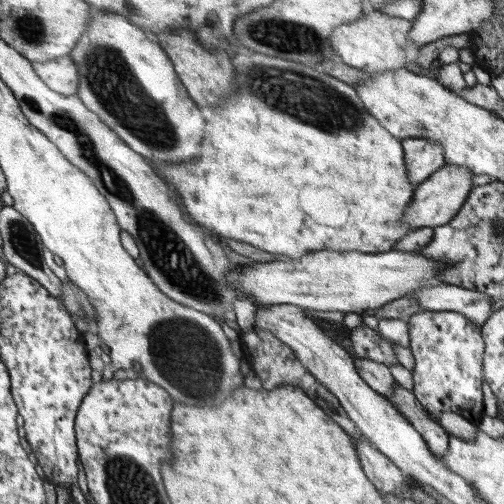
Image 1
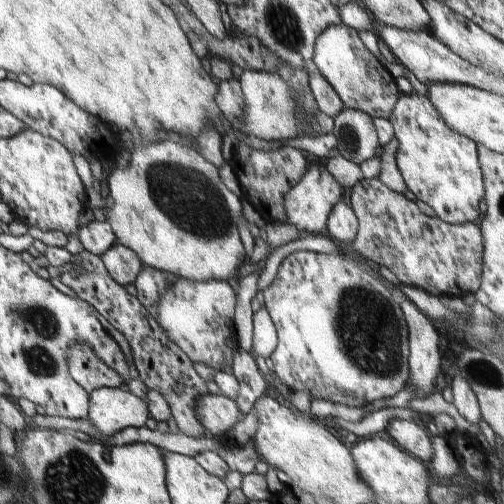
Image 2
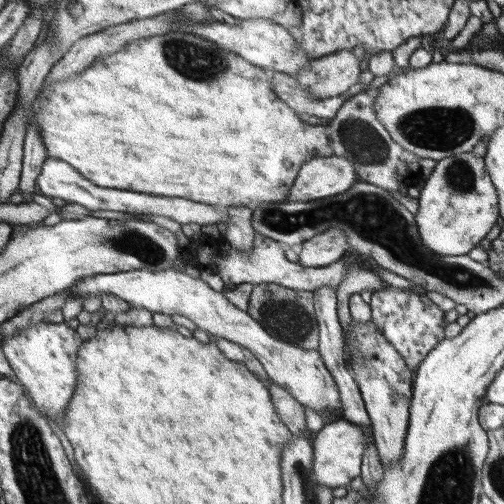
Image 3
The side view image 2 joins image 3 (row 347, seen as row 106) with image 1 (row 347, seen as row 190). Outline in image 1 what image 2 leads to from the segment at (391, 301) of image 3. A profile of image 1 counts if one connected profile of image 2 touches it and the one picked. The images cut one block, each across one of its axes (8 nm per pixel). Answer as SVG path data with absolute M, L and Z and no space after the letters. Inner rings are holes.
M419 312L407 322L409 328L409 350L415 358L413 368L413 394L417 402L427 410L431 418L443 412L455 412L469 420L475 428L483 416L483 394L481 394L481 370L485 342L481 328L467 320L459 312Z

